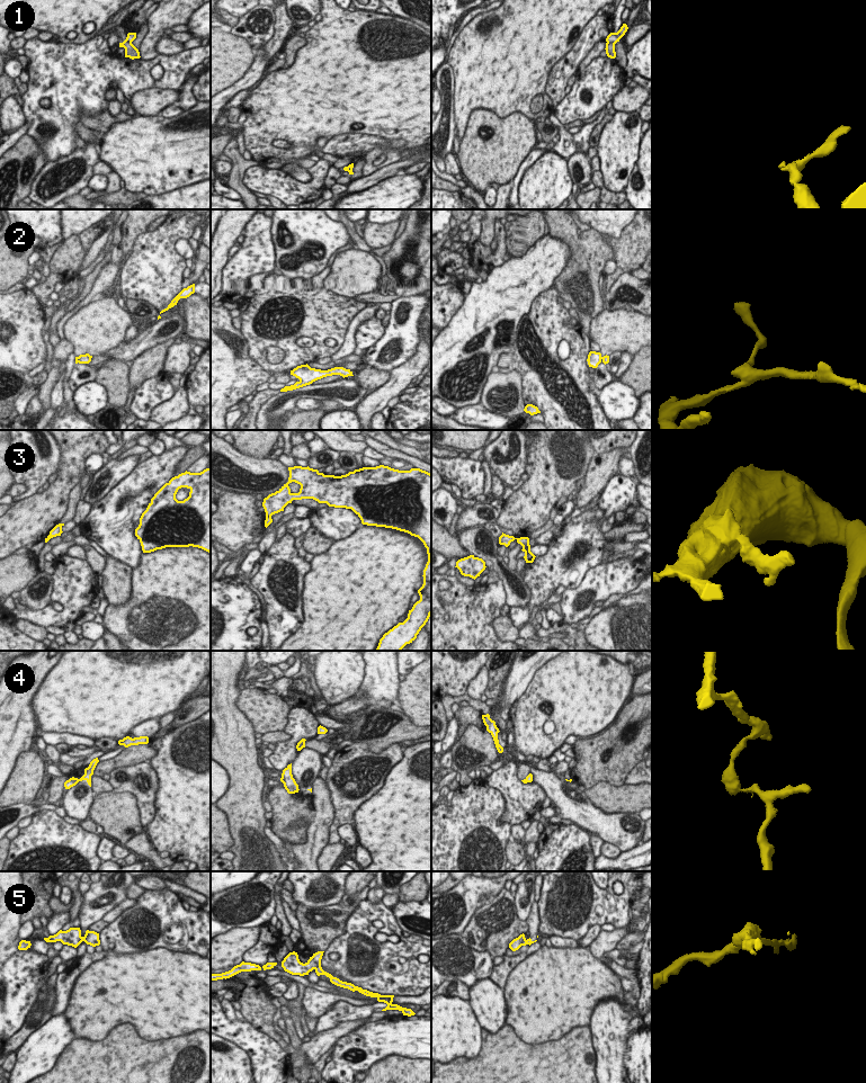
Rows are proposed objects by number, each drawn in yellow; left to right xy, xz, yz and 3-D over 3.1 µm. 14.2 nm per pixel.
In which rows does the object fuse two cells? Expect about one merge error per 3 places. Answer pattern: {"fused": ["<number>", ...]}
{"fused": ["1", "3", "4", "5"]}

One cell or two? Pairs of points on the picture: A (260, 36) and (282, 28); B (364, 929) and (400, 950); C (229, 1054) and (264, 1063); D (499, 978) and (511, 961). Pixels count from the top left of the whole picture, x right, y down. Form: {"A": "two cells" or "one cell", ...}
{"A": "two cells", "B": "one cell", "C": "two cells", "D": "one cell"}

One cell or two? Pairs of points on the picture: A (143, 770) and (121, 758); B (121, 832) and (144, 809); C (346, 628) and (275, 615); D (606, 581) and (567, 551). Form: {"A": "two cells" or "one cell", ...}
{"A": "two cells", "B": "two cells", "C": "two cells", "D": "two cells"}

